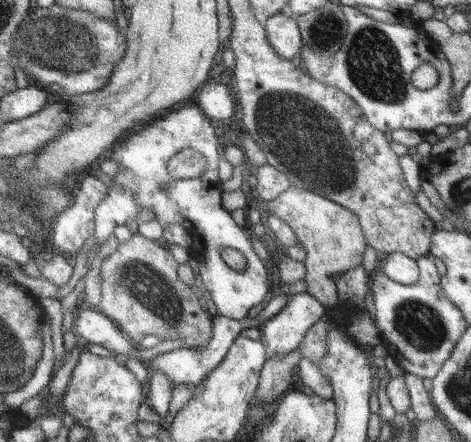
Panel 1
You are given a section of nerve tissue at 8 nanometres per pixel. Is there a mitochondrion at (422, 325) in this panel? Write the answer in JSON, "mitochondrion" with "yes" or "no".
{"mitochondrion":"yes"}

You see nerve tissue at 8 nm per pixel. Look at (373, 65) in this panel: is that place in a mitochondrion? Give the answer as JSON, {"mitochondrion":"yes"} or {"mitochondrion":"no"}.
{"mitochondrion":"yes"}

